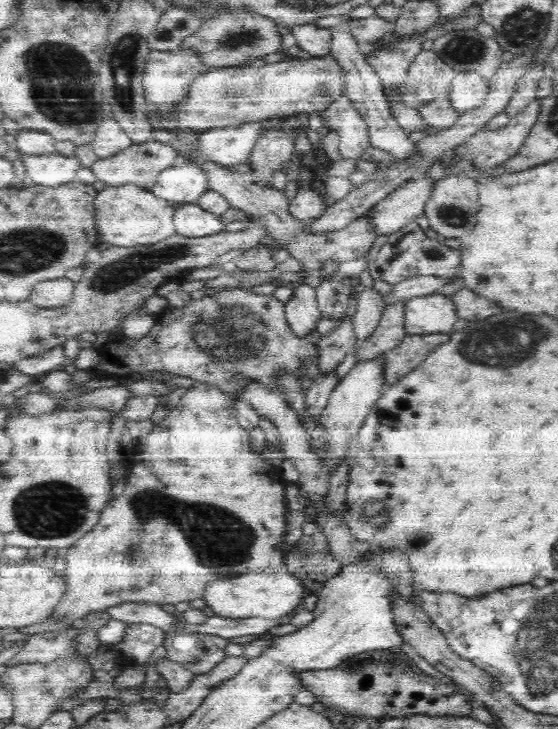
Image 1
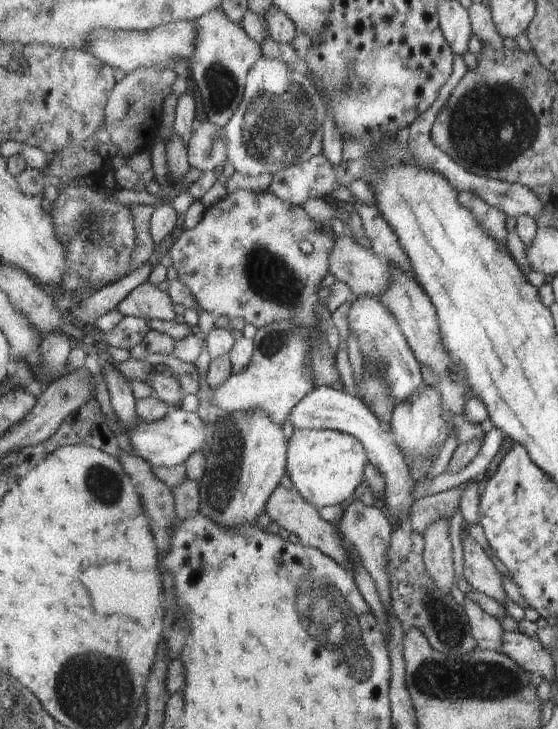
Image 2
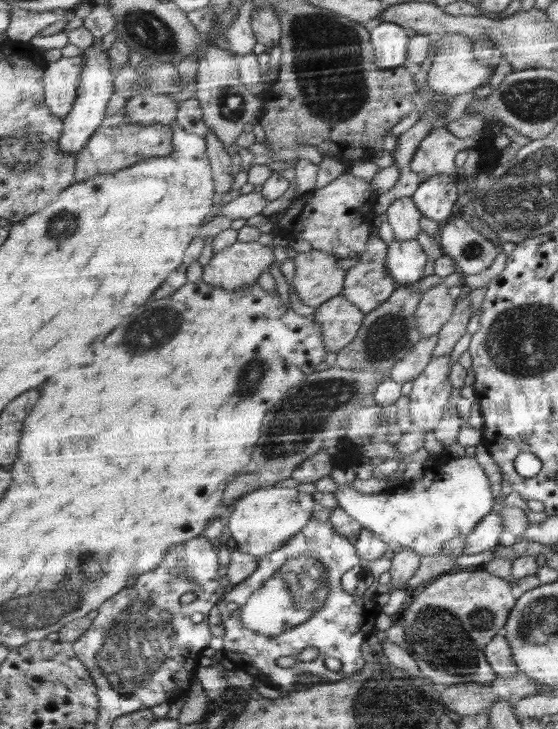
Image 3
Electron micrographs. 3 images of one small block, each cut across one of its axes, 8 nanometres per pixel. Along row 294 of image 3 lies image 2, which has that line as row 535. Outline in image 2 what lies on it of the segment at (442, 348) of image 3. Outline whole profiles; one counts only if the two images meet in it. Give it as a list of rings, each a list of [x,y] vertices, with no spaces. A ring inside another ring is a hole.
[[[469,534],[462,536],[461,541],[464,559],[463,577],[479,593],[496,599],[504,607],[504,588],[500,572],[496,572],[496,566],[484,554],[482,546],[476,544]]]

